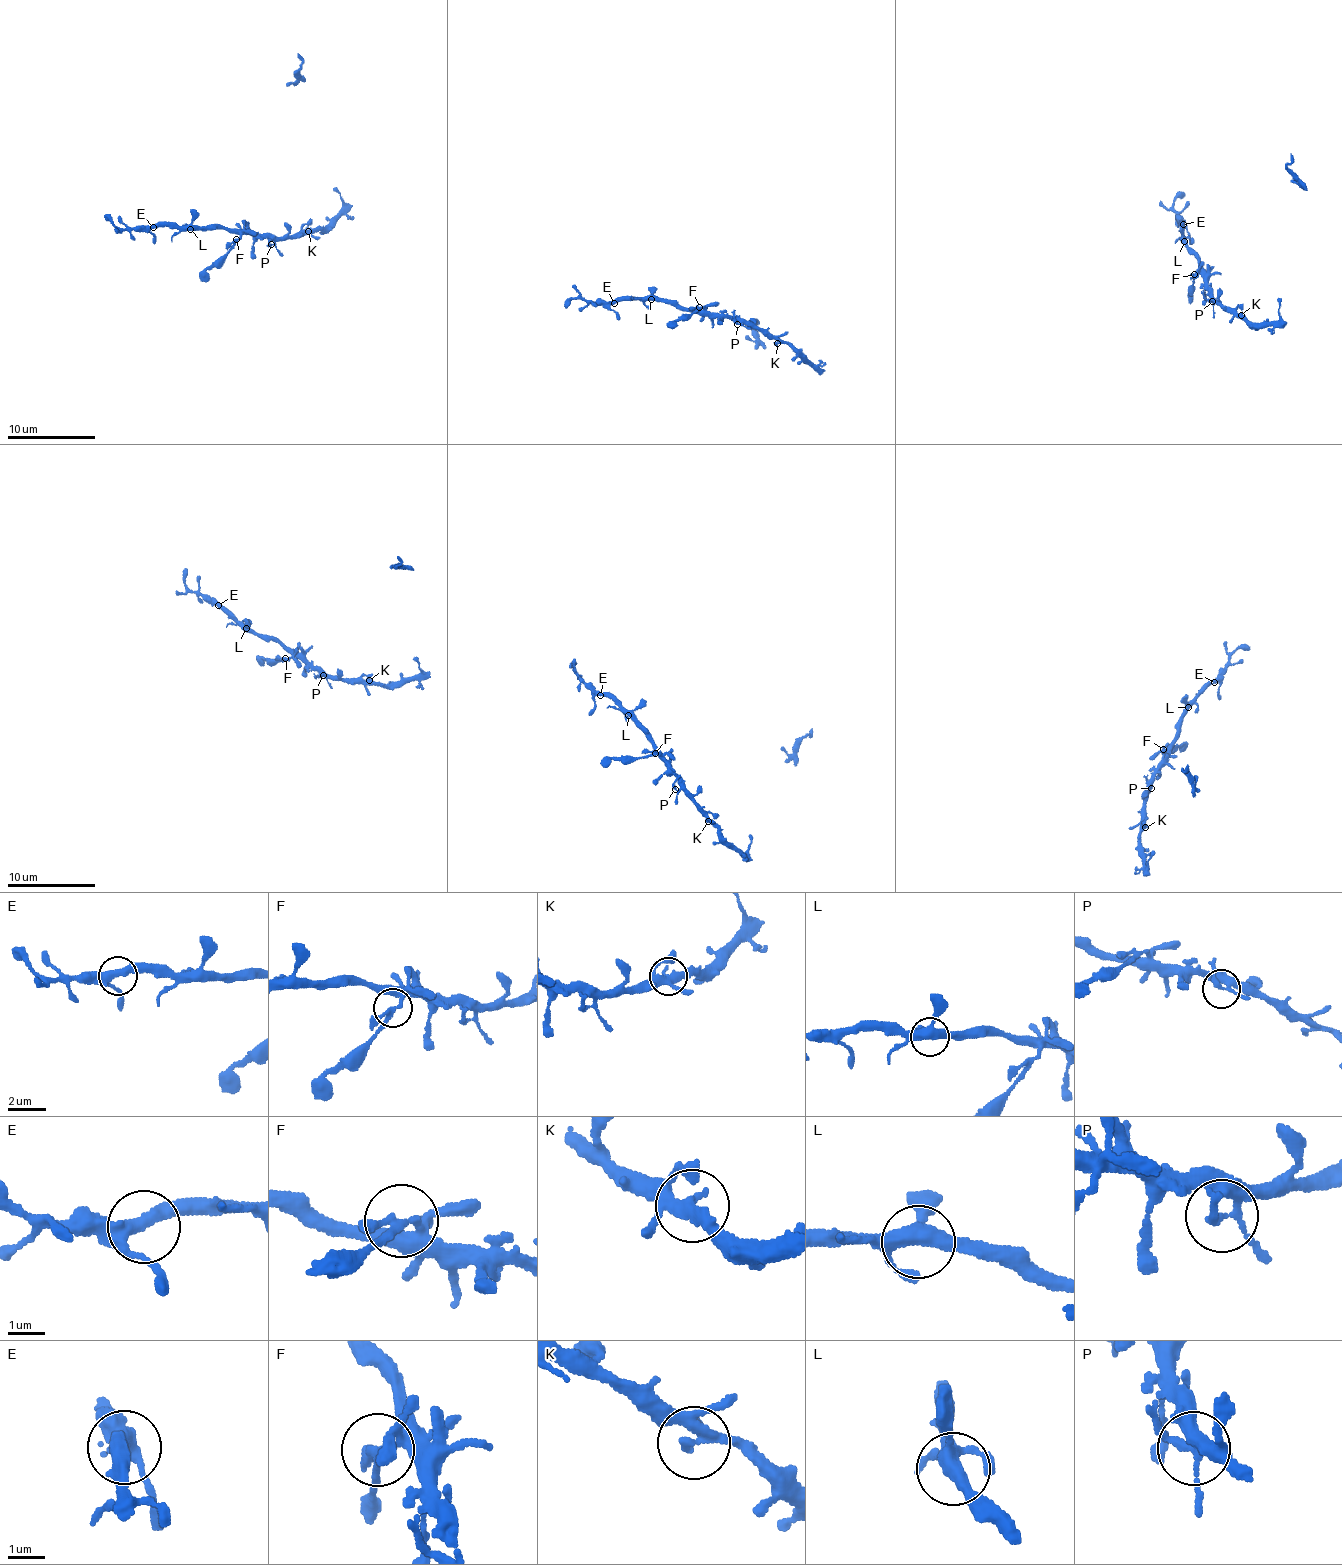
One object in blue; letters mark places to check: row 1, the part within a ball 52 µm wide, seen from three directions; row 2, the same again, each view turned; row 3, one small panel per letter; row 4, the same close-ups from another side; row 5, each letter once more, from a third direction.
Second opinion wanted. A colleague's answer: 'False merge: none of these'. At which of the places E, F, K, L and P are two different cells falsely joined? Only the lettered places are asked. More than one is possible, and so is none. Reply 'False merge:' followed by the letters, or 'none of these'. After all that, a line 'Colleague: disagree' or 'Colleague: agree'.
False merge: F
Colleague: disagree

